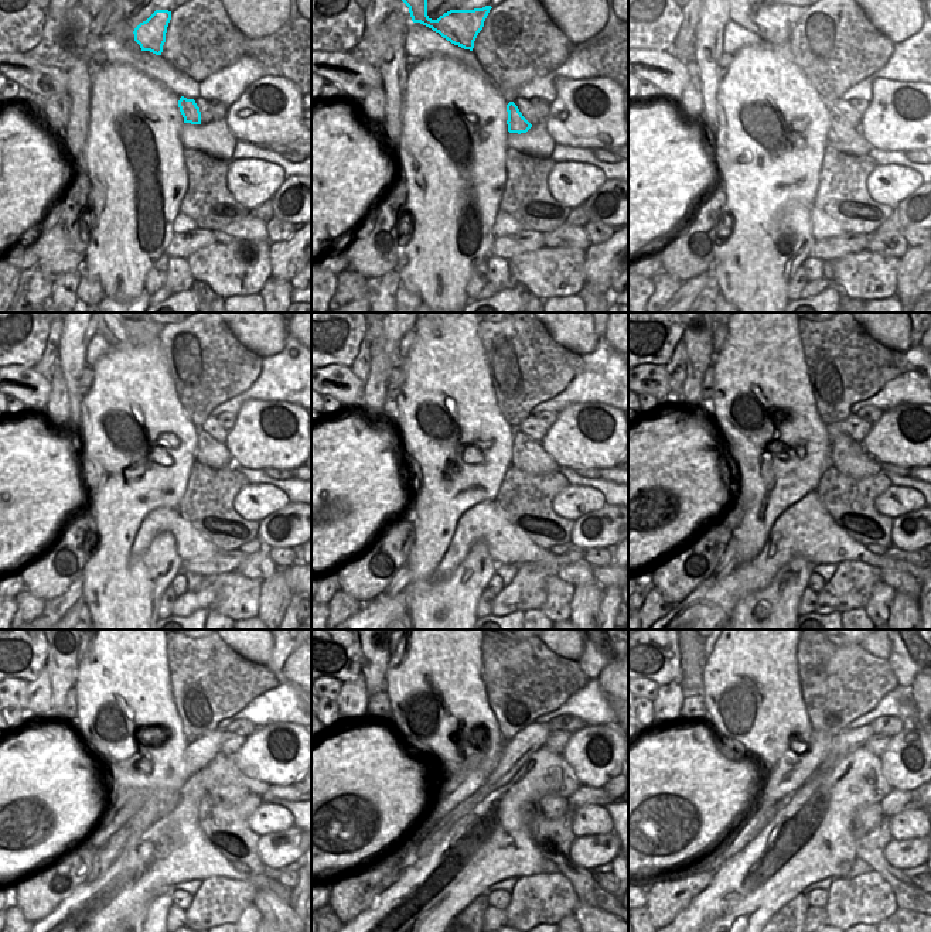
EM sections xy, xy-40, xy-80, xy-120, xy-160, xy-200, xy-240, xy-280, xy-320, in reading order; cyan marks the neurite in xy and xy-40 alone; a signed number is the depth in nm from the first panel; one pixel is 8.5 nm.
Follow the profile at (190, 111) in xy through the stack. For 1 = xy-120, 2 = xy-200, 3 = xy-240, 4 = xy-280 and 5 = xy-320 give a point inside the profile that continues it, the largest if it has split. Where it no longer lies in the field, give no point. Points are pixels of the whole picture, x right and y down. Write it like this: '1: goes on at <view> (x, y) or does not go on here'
1: goes on at xy-120 (210, 451)
2: goes on at xy-200 (849, 457)
3: goes on at xy-240 (229, 795)
4: goes on at xy-280 (552, 806)
5: goes on at xy-320 (869, 818)

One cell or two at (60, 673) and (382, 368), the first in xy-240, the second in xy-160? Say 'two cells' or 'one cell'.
one cell

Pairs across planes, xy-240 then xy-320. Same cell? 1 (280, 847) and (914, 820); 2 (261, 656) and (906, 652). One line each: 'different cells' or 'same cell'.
1: different cells
2: different cells

